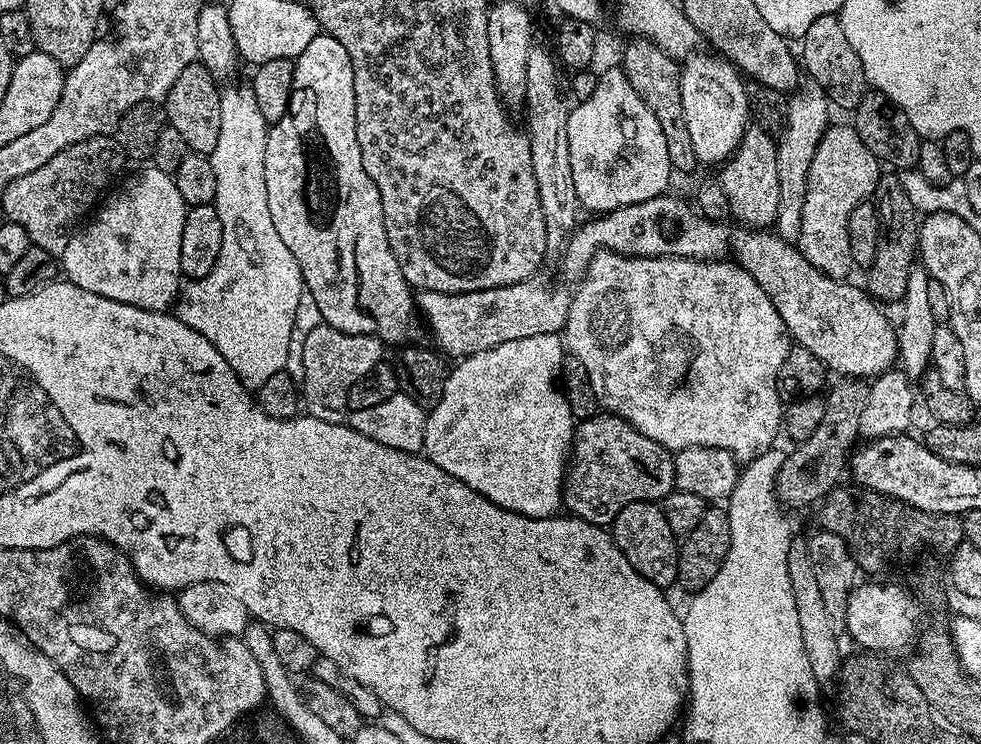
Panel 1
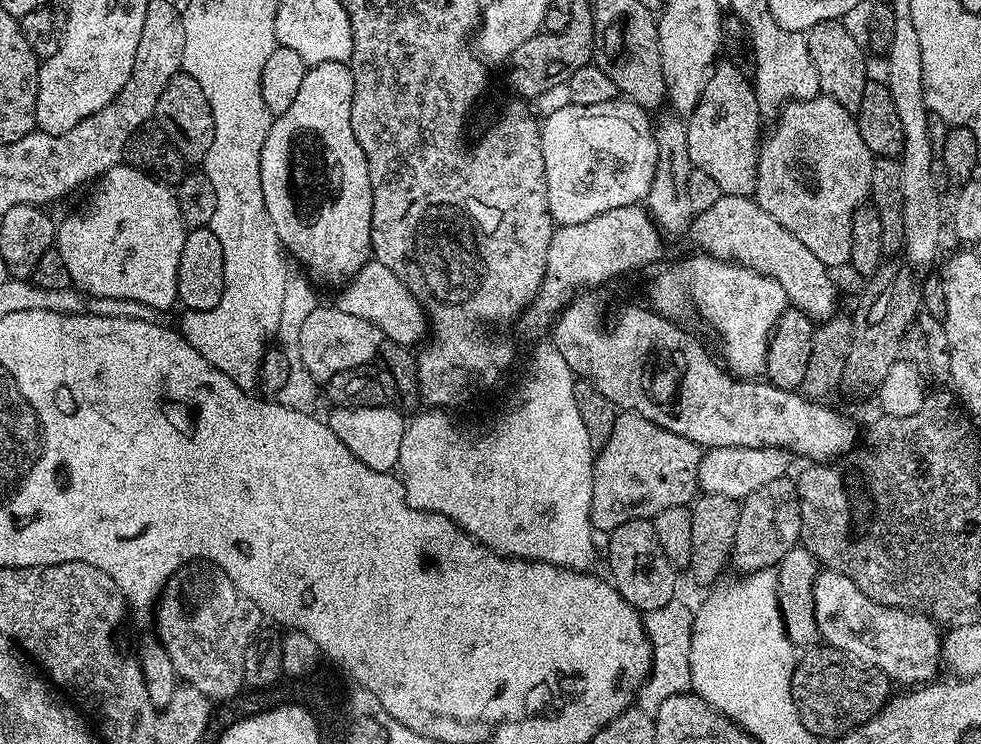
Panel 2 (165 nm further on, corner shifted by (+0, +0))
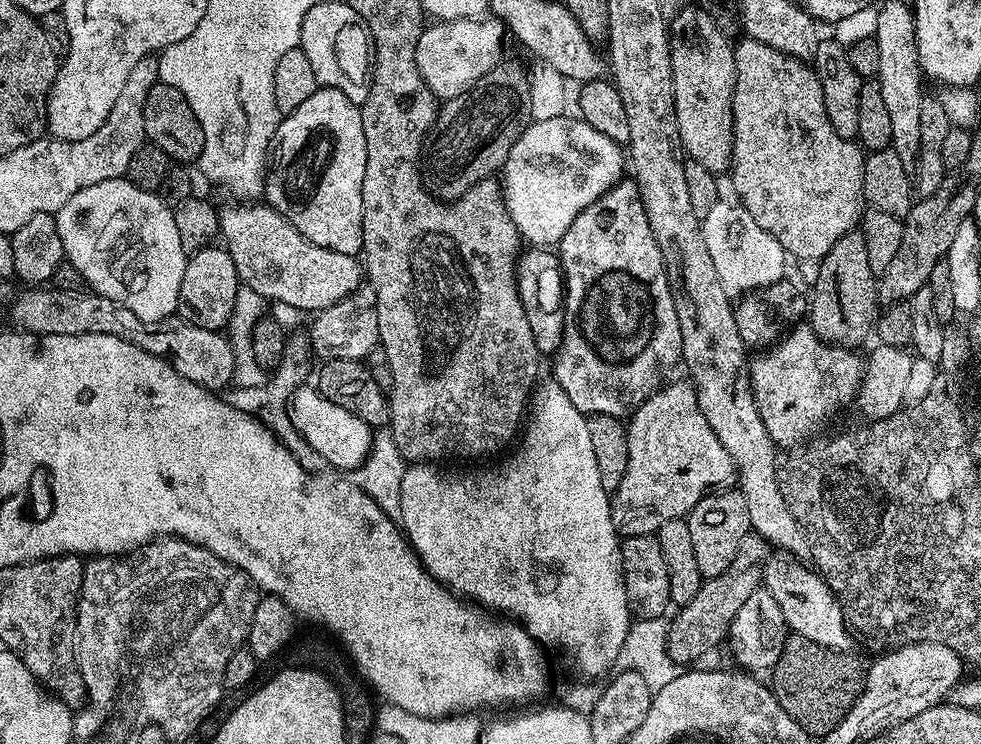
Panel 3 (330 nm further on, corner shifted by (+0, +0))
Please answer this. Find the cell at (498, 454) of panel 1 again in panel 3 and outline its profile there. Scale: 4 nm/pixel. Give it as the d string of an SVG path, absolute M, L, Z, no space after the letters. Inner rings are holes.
M554 382L547 383L537 383L530 397L530 415L527 417L526 427L515 445L516 453L509 460L504 460L501 464L494 465L493 468L480 468L477 472L470 473L468 480L447 480L436 469L439 467L432 462L409 463L404 469L402 478L398 520L402 525L404 535L408 538L408 543L416 551L420 563L449 592L481 609L503 614L505 617L519 622L541 645L547 646L557 640L564 647L569 662L584 675L582 677L594 678L590 676L604 675L607 677L616 668L616 659L619 651L622 650L630 625L626 586L622 574L622 558L620 557L621 537L612 521L610 493L602 486L598 474L598 462L594 462L594 446L590 442L590 426L588 425L589 417L580 412L578 406L574 406L574 402L570 402L570 398L566 396L566 390L562 390L562 386L558 386Z

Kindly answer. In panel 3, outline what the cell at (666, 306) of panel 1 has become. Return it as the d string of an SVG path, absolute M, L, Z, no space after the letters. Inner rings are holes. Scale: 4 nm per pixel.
M717 200L710 209L710 214L702 217L702 227L706 250L714 261L714 270L718 270L718 278L728 291L729 297L736 298L785 279L786 253L778 238L774 238L774 234L766 234L766 230L762 230L758 222L754 222L750 210L729 200Z

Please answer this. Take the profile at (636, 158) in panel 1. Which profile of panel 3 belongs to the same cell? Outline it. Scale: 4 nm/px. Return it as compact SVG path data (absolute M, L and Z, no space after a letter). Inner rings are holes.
M572 114L538 120L524 130L516 136L510 154L504 159L504 205L529 245L556 246L566 230L570 230L570 222L590 202L602 198L606 190L620 183L626 172L626 156L621 145Z

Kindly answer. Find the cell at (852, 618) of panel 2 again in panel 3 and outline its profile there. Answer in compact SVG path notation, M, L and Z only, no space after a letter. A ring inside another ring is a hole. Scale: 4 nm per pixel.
M774 560L771 561L772 568L770 564L770 567L765 569L764 580L768 592L774 594L774 602L778 602L789 629L795 635L810 638L810 642L818 642L818 646L837 650L851 649L853 633L844 618L844 609L840 601L836 599L824 577L807 567L804 569L800 565L803 563L787 564L784 560Z

